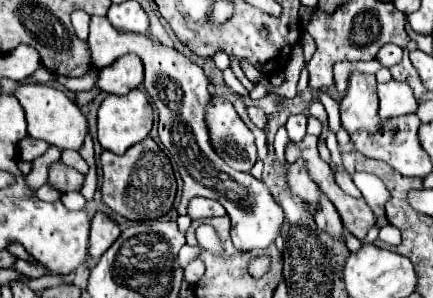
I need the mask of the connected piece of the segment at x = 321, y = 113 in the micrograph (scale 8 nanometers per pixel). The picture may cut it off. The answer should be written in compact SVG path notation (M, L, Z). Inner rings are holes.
M314 100L310 103L309 111L312 116L318 118L320 121L325 123L325 130L322 130L322 133L320 135L320 138L325 142L329 126L328 115L324 106L318 100Z

